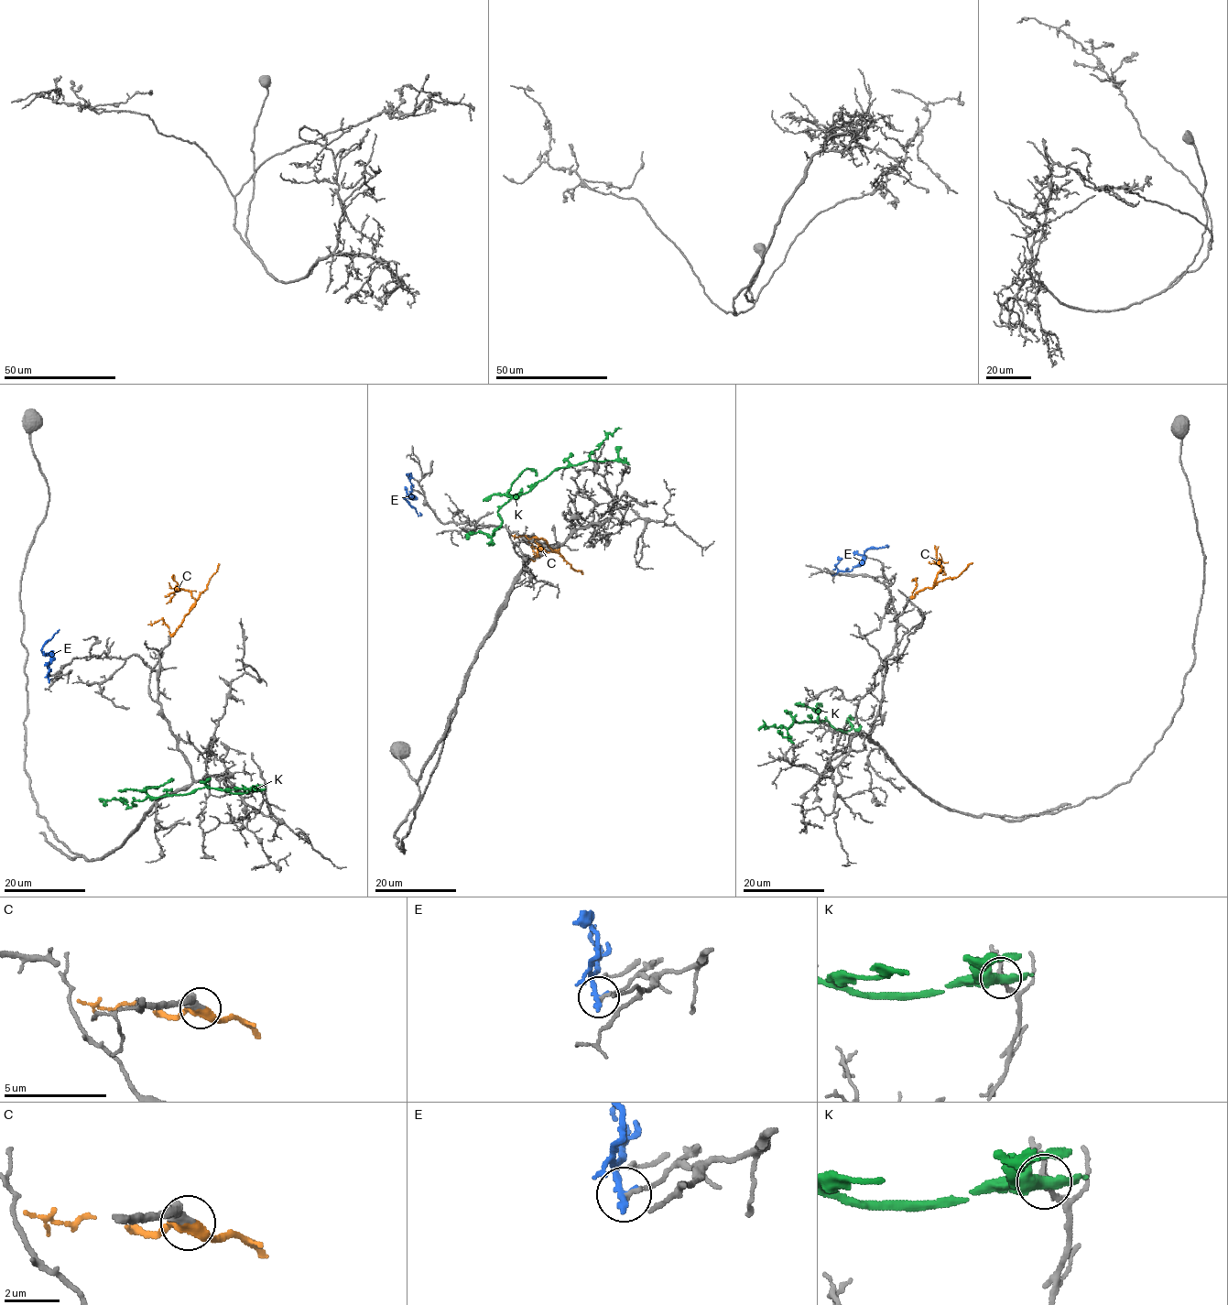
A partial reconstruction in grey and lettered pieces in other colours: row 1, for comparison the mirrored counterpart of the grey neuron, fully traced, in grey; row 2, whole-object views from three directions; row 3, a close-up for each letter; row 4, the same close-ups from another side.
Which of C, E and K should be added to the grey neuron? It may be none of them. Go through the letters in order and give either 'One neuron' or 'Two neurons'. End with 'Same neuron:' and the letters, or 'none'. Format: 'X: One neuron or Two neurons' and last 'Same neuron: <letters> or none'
C: One neuron
E: Two neurons
K: Two neurons
Same neuron: C

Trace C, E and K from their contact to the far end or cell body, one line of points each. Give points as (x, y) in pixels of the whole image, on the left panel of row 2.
C: (171, 636), (206, 587), (219, 563)
E: (49, 679), (48, 666), (50, 657), (41, 649), (59, 629)
K: (259, 789), (230, 793), (209, 788), (195, 789), (183, 795), (146, 798), (129, 807), (124, 801), (100, 800)

